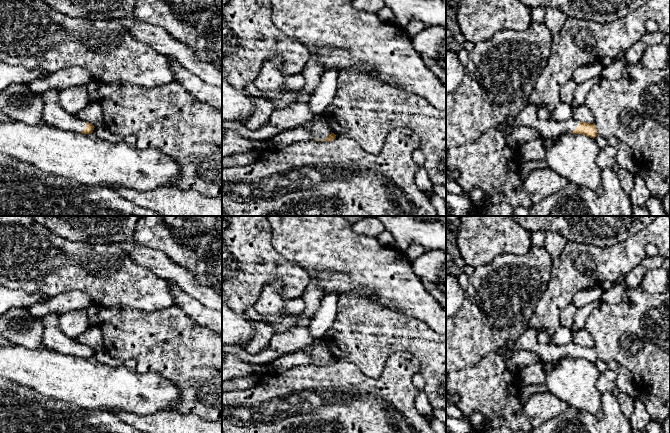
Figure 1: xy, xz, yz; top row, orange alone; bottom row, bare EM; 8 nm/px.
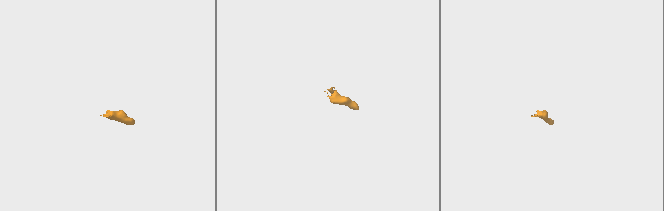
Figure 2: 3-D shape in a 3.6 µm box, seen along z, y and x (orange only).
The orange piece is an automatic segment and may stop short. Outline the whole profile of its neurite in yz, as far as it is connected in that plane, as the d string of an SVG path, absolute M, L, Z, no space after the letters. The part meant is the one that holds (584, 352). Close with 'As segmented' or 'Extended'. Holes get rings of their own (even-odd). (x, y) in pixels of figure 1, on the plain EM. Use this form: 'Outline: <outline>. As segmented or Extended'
Outline: M528 328L520 338L515 341L512 348L500 348L497 352L501 354L511 352L514 355L517 351L533 351L540 357L540 360L546 363L555 362L564 357L583 358L593 363L598 359L594 347L577 346L573 342L564 345L555 345L552 343L543 344L538 341L537 335L537 329Z. Extended

